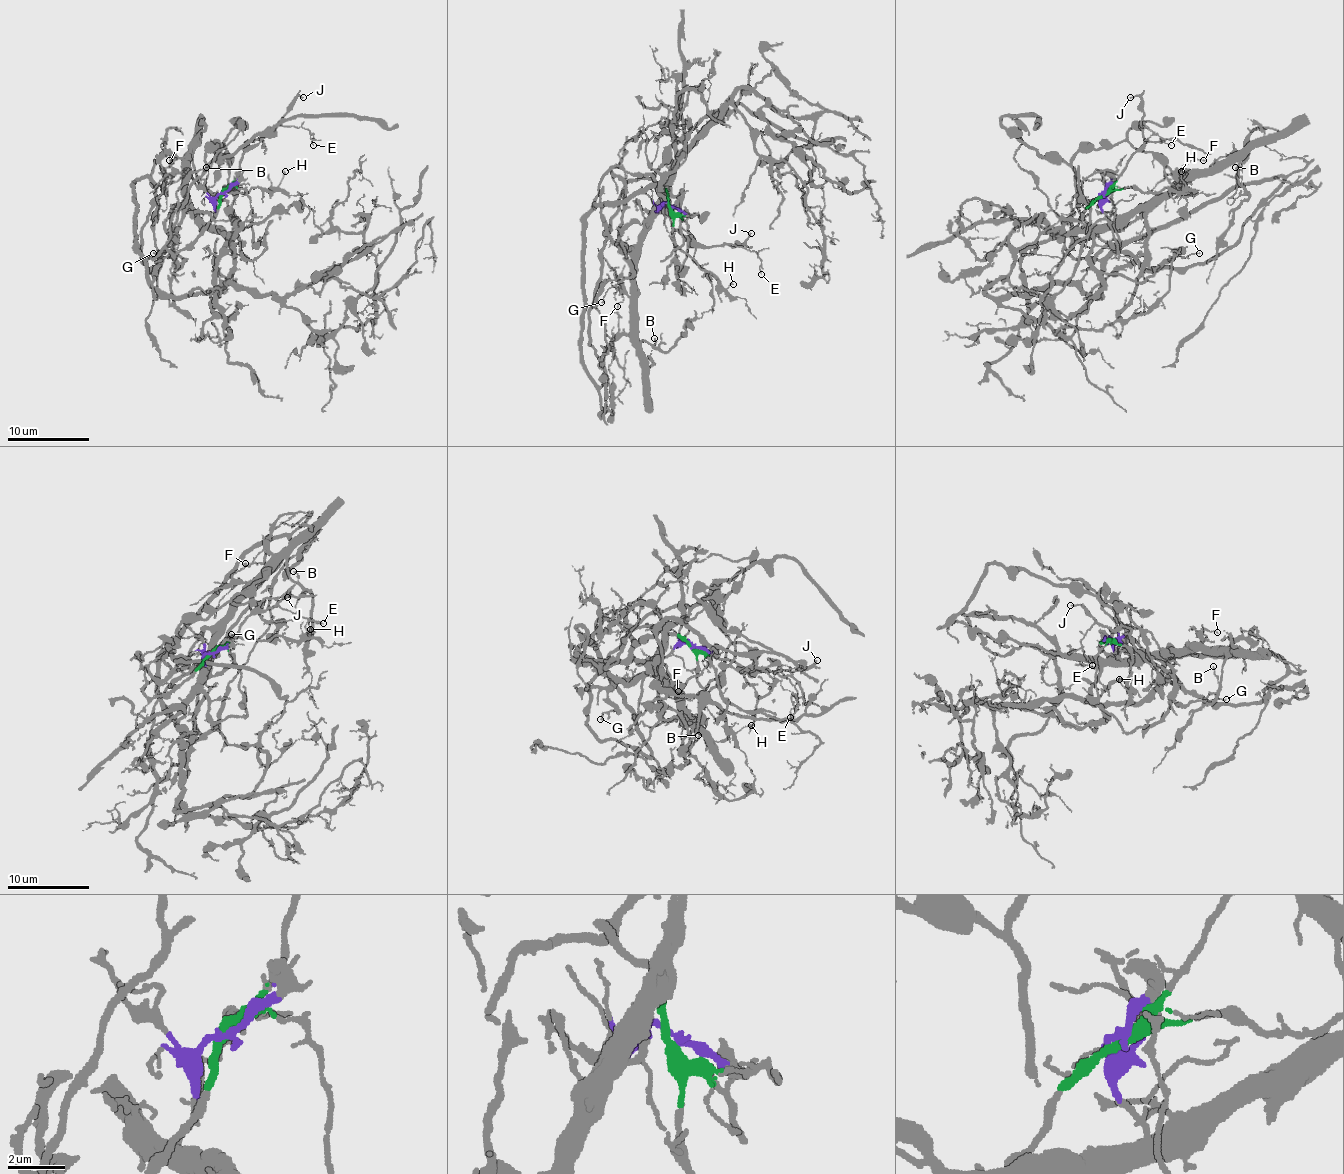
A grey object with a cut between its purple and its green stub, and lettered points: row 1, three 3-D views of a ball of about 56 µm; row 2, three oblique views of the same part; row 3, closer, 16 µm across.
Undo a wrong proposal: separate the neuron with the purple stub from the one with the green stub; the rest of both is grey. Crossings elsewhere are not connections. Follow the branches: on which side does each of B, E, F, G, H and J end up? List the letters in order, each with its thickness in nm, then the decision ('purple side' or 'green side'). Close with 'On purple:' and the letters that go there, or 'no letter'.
B: calibre 110 nm; purple side
E: calibre 90 nm; green side
F: calibre 60 nm; purple side
G: calibre 120 nm; purple side
H: calibre 120 nm; green side
J: calibre 140 nm; green side
On purple: B, F, G

